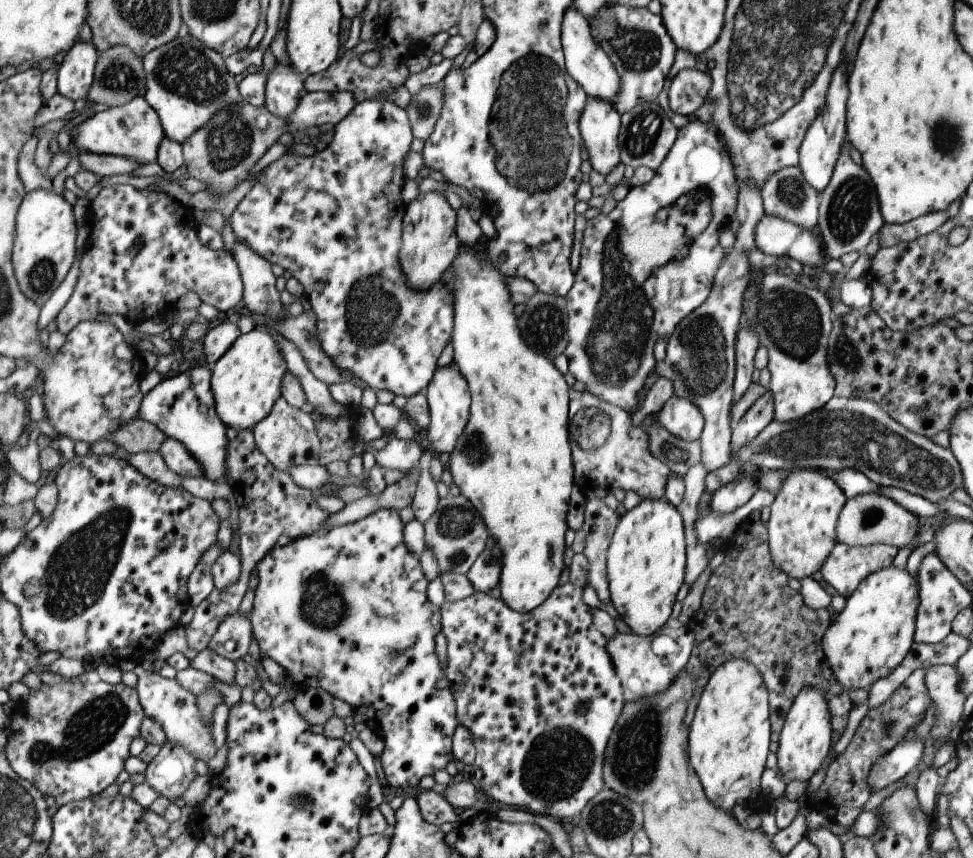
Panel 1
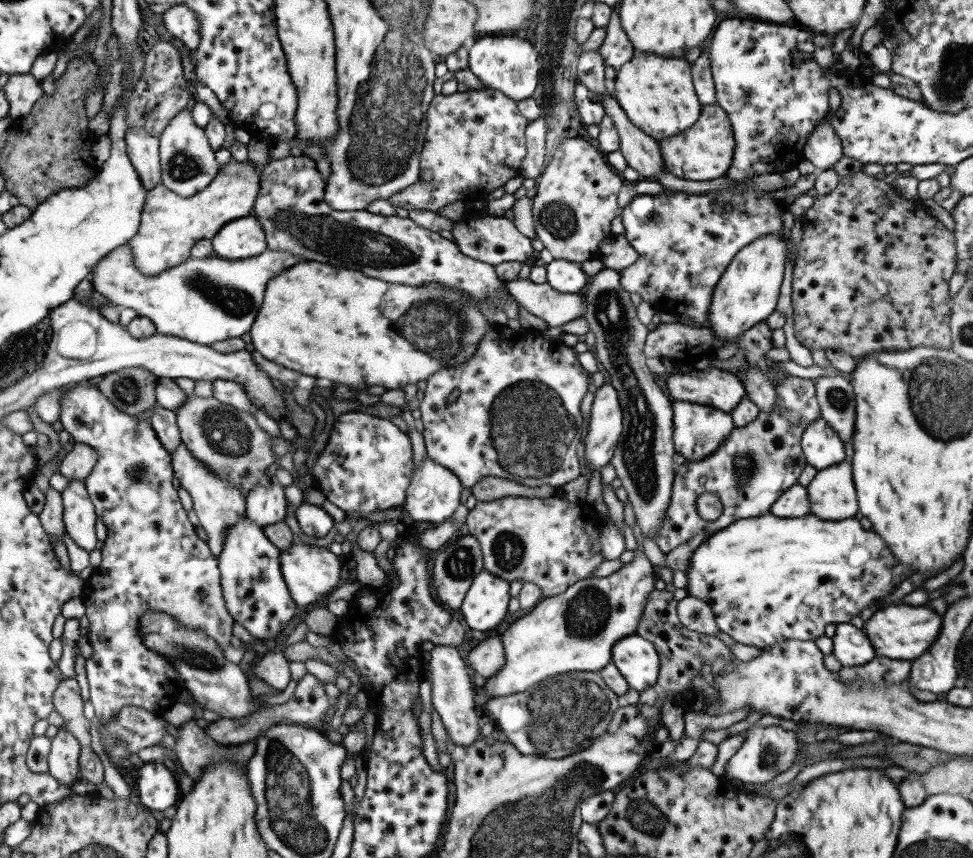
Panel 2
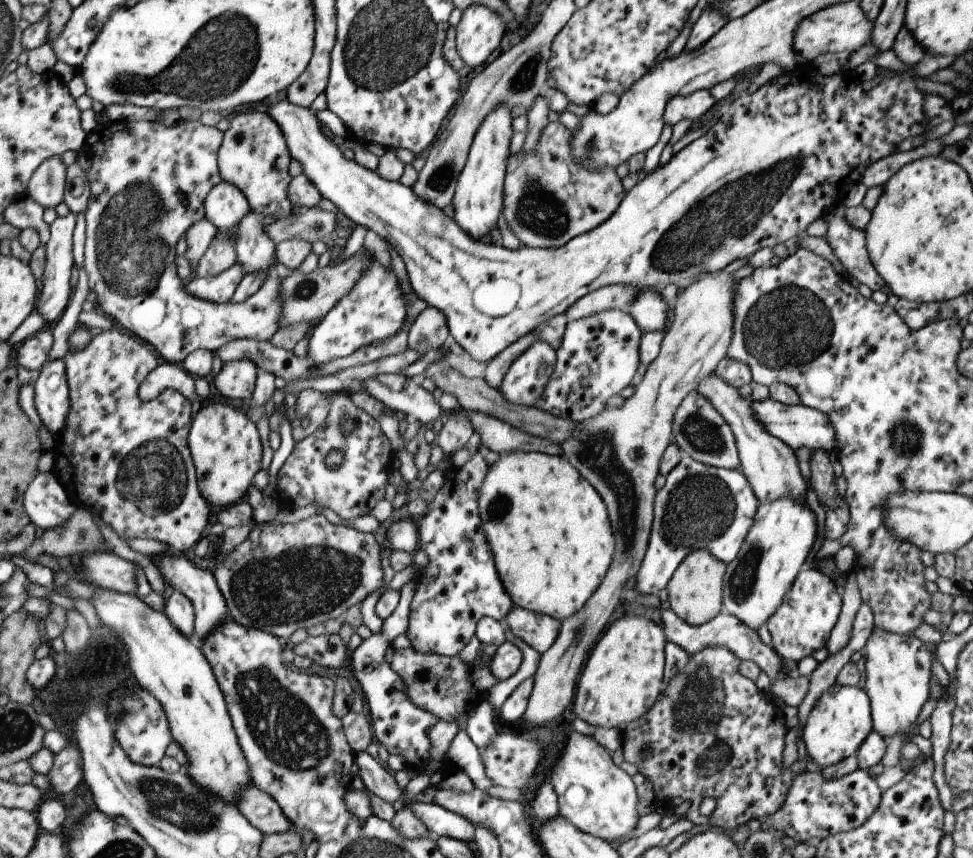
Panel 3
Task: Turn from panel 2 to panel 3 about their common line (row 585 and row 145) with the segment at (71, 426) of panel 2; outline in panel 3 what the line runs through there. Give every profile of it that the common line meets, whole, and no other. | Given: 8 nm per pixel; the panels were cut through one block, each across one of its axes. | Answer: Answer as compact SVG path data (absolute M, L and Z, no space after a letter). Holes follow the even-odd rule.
M157 121L155 122L111 122L100 125L97 129L86 134L83 144L83 152L89 159L90 166L85 173L85 180L88 184L87 194L89 196L85 215L85 245L83 252L83 268L87 274L88 288L91 293L95 295L95 302L99 304L99 308L105 313L107 317L113 318L116 321L115 326L123 330L127 334L133 334L147 342L157 350L161 361L167 363L182 362L191 352L198 349L206 349L214 352L223 344L229 343L238 339L256 339L257 341L269 341L271 336L278 330L277 319L280 312L280 297L278 296L278 286L280 280L271 273L265 278L260 288L249 296L247 300L239 304L213 303L204 299L196 298L191 294L185 292L184 282L176 274L176 243L185 233L187 228L190 228L195 222L204 218L204 211L202 208L203 200L211 188L219 183L220 177L218 174L218 167L216 164L216 155L222 142L222 132L216 130L214 127L203 126L199 121L177 122L175 125L165 127Z

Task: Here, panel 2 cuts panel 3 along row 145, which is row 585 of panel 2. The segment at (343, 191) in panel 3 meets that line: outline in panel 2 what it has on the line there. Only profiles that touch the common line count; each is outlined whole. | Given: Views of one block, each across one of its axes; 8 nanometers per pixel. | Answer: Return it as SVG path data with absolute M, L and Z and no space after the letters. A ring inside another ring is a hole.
M767 513L761 517L745 518L736 521L729 524L725 529L711 534L711 536L707 535L707 538L704 538L701 544L693 550L693 554L689 558L689 568L687 568L685 575L688 579L687 589L685 589L688 593L687 596L699 598L711 607L713 617L715 617L715 624L719 631L731 636L735 642L763 648L775 645L775 643L781 642L782 639L812 641L814 638L824 634L823 628L827 624L849 623L849 620L853 616L857 616L866 606L873 606L873 610L876 610L879 600L887 598L901 582L908 580L911 572L909 572L909 568L903 568L903 563L899 563L891 555L891 551L889 551L883 539L877 536L875 531L863 530L859 522L853 517L841 521L827 521L820 520L817 516L813 515L788 518L777 517ZM297 543L289 545L287 549L279 551L279 570L288 594L298 607L316 606L316 601L327 595L339 580L339 571L346 563L345 557L331 553L327 547L317 547Z

